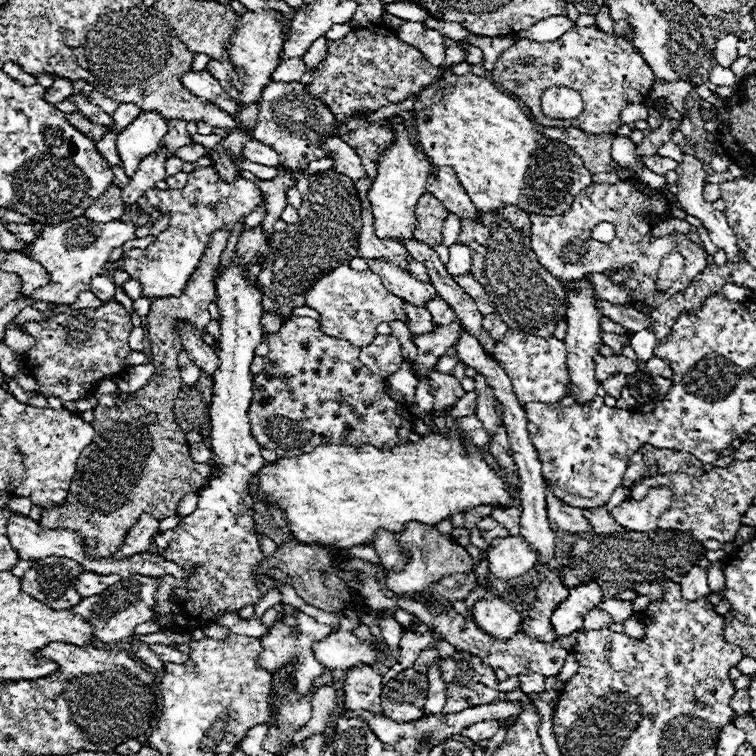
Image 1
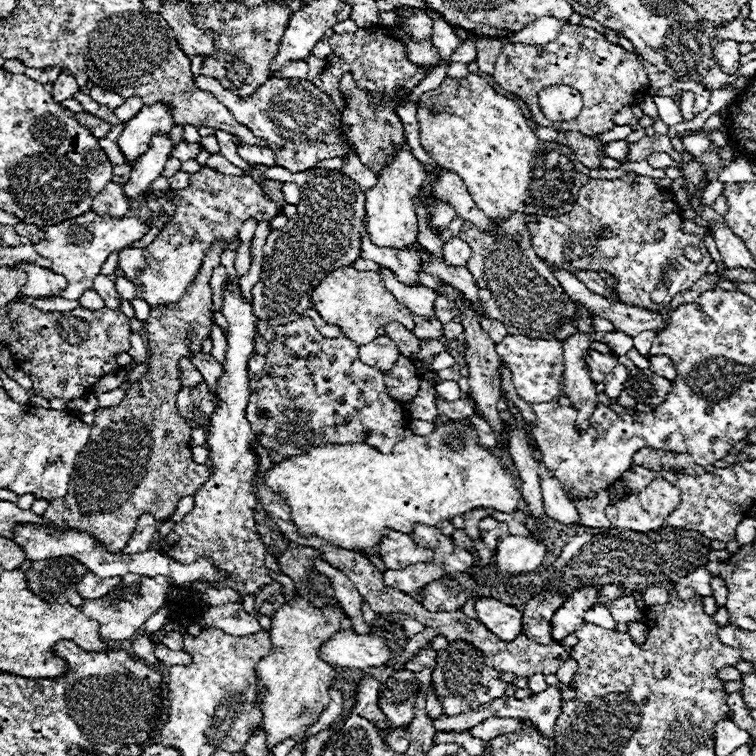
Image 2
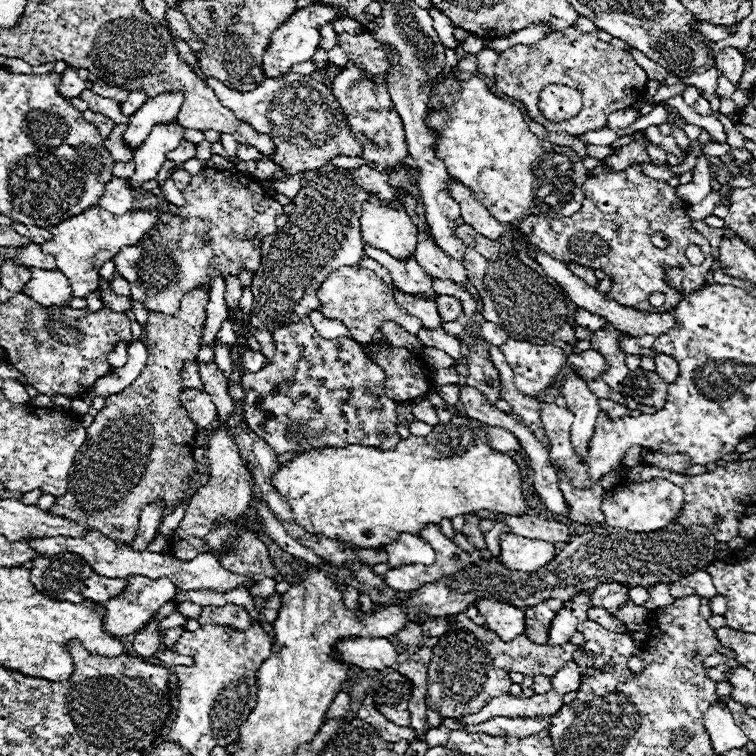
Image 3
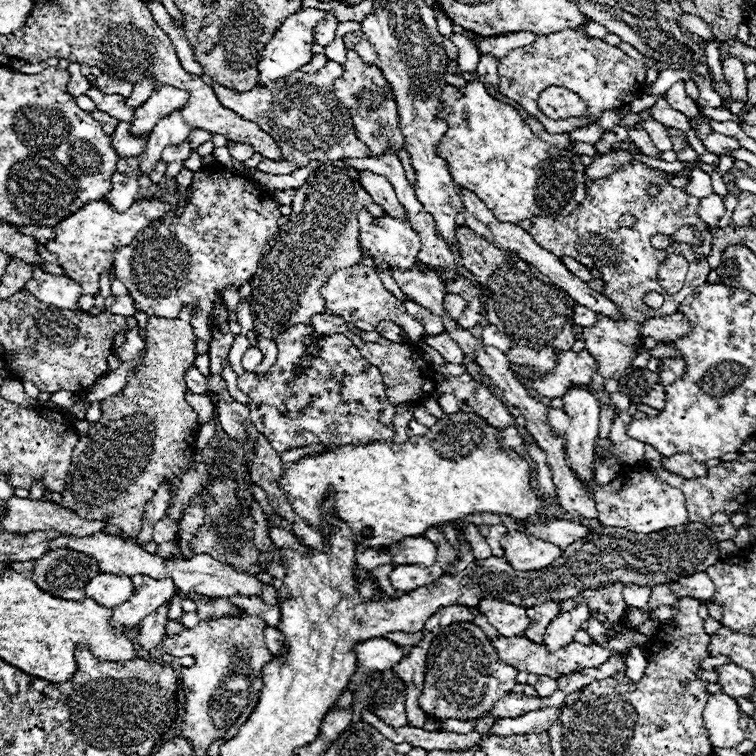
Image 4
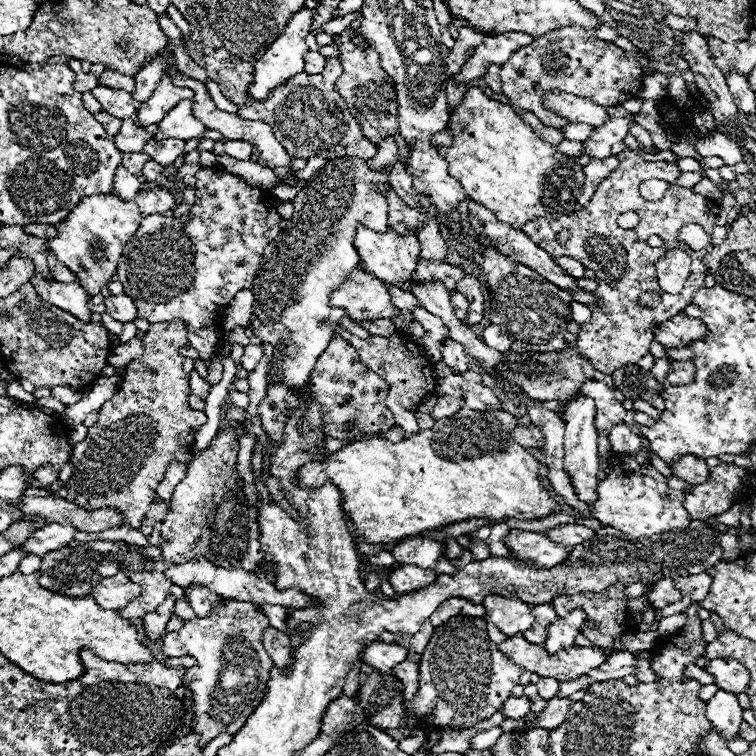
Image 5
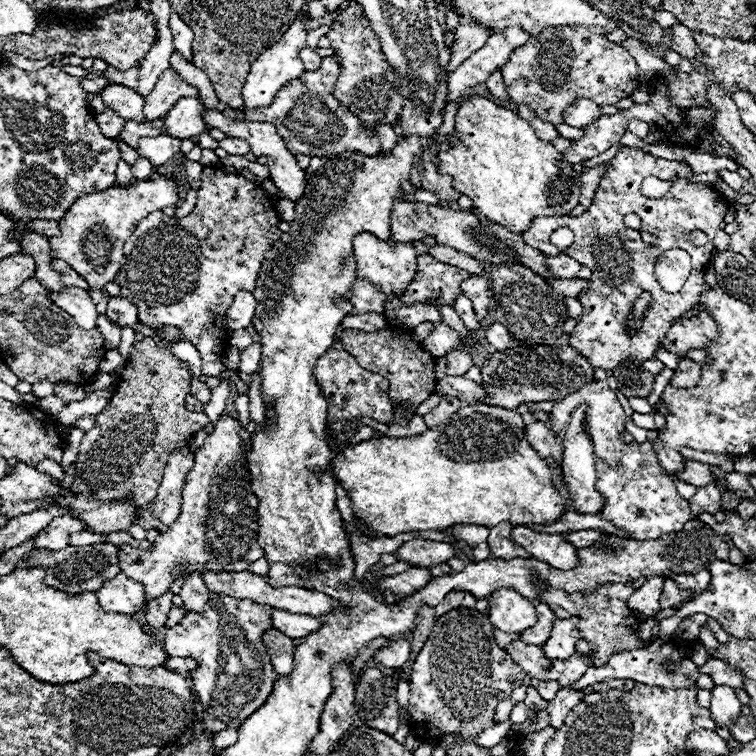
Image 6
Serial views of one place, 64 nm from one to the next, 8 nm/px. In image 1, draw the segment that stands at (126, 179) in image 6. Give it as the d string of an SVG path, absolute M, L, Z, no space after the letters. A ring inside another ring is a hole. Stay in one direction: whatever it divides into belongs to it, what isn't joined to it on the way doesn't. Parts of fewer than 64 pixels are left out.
M112 184L100 198L92 202L92 206L84 212L84 216L94 222L108 222L108 220L118 220L122 212L124 212L124 206L120 200L120 190L118 186Z

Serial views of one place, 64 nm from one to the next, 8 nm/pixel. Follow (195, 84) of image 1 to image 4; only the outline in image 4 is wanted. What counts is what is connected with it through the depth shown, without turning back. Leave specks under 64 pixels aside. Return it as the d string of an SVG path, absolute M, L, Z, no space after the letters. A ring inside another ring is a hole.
M328 60L324 68L314 74L294 72L282 80L268 82L264 86L256 86L250 92L236 92L230 88L220 86L218 82L212 84L218 100L222 106L238 112L244 120L258 124L264 132L270 132L280 146L282 160L296 162L298 168L304 168L310 162L332 162L342 158L366 158L368 148L358 140L352 118L342 102L336 98L332 84L342 74L342 66Z

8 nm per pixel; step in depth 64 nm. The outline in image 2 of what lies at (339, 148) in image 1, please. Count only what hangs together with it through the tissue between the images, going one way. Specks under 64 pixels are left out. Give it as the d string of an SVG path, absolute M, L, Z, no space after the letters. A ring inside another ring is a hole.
M350 150L344 156L344 166L342 172L346 172L346 176L350 176L356 184L360 184L362 188L372 188L378 182L378 174L370 172L358 158L358 154L354 150Z

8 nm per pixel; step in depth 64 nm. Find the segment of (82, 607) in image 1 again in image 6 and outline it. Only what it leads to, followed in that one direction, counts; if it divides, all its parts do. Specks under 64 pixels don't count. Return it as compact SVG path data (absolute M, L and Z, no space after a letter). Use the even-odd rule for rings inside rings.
M222 416L204 446L196 452L194 468L186 474L182 486L182 508L172 526L154 542L154 550L142 552L132 546L118 546L120 570L140 582L146 592L146 604L168 592L174 582L172 568L188 564L192 570L248 570L252 562L264 556L258 544L256 508L258 498L250 490L240 454L242 426L232 416Z

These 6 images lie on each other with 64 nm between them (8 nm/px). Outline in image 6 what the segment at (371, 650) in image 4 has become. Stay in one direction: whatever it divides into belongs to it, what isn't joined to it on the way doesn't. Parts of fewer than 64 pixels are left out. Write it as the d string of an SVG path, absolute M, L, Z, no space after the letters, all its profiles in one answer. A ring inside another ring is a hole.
M406 640L390 642L374 652L374 662L382 668L400 668L410 658L410 644Z

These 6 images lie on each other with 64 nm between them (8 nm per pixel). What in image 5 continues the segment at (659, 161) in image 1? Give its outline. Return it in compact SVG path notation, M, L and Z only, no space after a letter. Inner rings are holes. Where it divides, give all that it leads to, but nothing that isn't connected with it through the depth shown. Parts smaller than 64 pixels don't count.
M632 122L632 124L630 124L630 134L632 134L640 144L644 144L646 148L652 148L652 146L654 146L654 144L652 144L652 138L650 138L650 134L648 134L648 130L644 130L640 124Z

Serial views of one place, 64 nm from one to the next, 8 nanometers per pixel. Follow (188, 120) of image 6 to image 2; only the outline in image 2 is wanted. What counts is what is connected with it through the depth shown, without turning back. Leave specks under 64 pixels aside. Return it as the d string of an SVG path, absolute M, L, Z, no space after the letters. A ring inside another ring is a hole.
M154 136L154 142L148 152L144 152L138 162L134 164L134 170L130 174L128 184L124 184L124 196L126 200L136 200L144 192L148 192L148 186L162 176L164 164L170 158L174 144L168 136Z

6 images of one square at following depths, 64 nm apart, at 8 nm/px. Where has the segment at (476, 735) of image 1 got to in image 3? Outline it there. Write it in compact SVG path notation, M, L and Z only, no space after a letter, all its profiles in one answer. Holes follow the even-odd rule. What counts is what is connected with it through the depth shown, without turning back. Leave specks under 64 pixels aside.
M494 716L477 725L466 725L451 718L444 718L442 725L451 730L488 734L488 736L528 736L550 726L550 718L502 718Z

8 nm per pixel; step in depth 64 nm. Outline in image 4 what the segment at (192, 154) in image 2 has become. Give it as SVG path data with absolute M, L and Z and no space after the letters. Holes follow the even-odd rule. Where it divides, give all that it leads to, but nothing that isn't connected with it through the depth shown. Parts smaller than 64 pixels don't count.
M186 140L184 144L166 148L166 152L162 152L162 160L166 164L170 164L170 162L184 162L186 158L190 158L190 154L192 154L192 148L190 148L190 142Z

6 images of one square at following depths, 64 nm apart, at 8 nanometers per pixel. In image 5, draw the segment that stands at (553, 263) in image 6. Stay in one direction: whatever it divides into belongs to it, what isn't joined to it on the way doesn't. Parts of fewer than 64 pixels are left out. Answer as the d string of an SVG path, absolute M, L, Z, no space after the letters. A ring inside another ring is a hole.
M562 256L562 258L556 258L556 262L558 262L558 266L560 266L566 274L570 274L570 276L574 276L574 278L586 278L586 276L584 276L586 268L584 268L578 260L574 260L574 258L570 258L570 256Z

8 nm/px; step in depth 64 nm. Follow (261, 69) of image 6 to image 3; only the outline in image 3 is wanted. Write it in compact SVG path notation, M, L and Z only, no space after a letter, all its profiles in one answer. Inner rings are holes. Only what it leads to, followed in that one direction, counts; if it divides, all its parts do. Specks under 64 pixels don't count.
M314 2L306 8L296 10L286 24L282 24L282 28L278 28L278 32L274 32L272 40L270 40L270 48L266 50L264 56L264 72L268 78L274 76L282 76L290 70L290 66L306 62L312 58L312 54L316 52L316 46L320 42L320 28L326 24L332 24L334 20L338 20L340 14L332 4L322 4L322 2Z

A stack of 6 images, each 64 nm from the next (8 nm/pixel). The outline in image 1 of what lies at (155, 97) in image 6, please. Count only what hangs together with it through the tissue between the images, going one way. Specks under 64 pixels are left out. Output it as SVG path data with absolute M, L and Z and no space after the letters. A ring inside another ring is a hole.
M140 112L138 120L134 120L134 124L130 124L130 128L126 128L126 132L118 136L116 148L122 160L120 166L124 168L128 178L132 178L140 162L158 148L166 132L168 128L162 116L158 116L156 112Z

